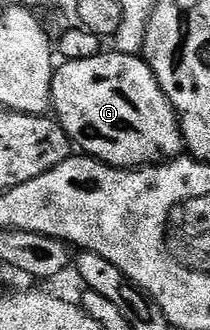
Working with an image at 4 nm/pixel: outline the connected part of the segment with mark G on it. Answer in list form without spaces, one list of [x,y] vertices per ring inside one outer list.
[[[115,50],[105,51],[94,58],[82,58],[82,62],[63,61],[52,73],[52,106],[51,111],[58,121],[60,128],[68,135],[69,140],[83,155],[93,156],[103,164],[110,164],[113,168],[143,168],[153,164],[163,164],[169,160],[177,159],[185,151],[184,135],[180,133],[180,120],[172,109],[172,104],[166,98],[162,86],[154,78],[150,66],[140,56],[127,56]]]

